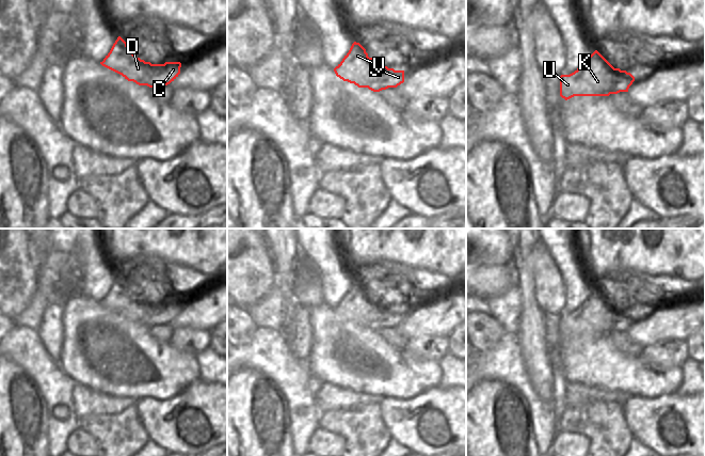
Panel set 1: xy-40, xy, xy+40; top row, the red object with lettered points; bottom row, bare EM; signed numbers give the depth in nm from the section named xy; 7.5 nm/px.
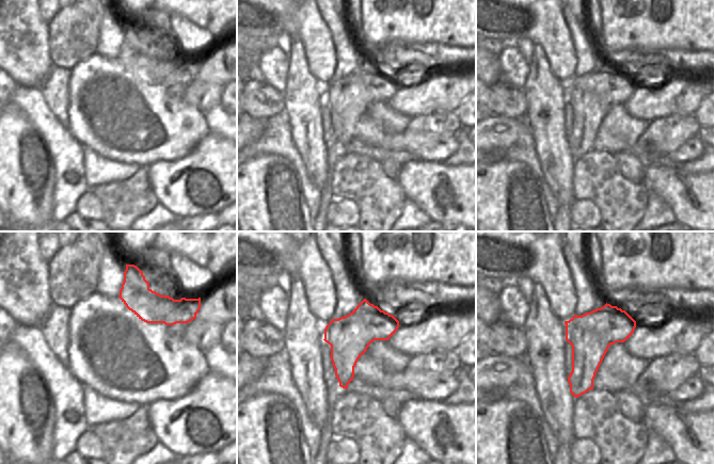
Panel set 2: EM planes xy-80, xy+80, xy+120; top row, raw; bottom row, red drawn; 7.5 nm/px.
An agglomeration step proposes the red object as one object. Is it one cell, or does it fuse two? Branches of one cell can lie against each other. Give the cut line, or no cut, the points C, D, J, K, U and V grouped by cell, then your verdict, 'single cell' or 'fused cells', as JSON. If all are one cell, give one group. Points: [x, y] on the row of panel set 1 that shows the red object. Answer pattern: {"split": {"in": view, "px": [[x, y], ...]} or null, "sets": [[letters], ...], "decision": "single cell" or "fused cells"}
{"split": {"in": "xy+40", "px": [[628, 73], [624, 80], [617, 80], [610, 76], [606, 90]]}, "sets": [["C", "J"], ["D", "K", "U", "V"]], "decision": "fused cells"}

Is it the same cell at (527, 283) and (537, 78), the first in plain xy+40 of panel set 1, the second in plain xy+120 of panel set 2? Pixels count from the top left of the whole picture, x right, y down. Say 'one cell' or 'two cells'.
one cell

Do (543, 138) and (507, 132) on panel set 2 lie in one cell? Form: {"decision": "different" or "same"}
{"decision": "different"}

